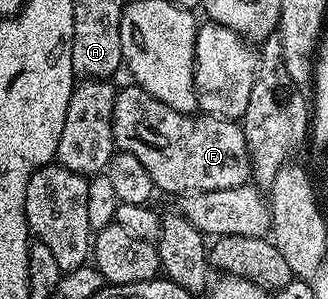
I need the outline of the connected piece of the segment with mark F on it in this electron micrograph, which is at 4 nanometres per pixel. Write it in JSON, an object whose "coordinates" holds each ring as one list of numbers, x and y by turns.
{"coordinates":[[133,83,127,89,119,88,114,94,112,111,112,135,114,144,121,152,136,155,144,163,148,175,152,175,155,190,166,193,203,193,204,191,224,191,224,187,240,187,251,180,250,152,244,139,244,131,238,121,224,121,220,117,191,115,172,111,160,99,152,99,148,91]]}

